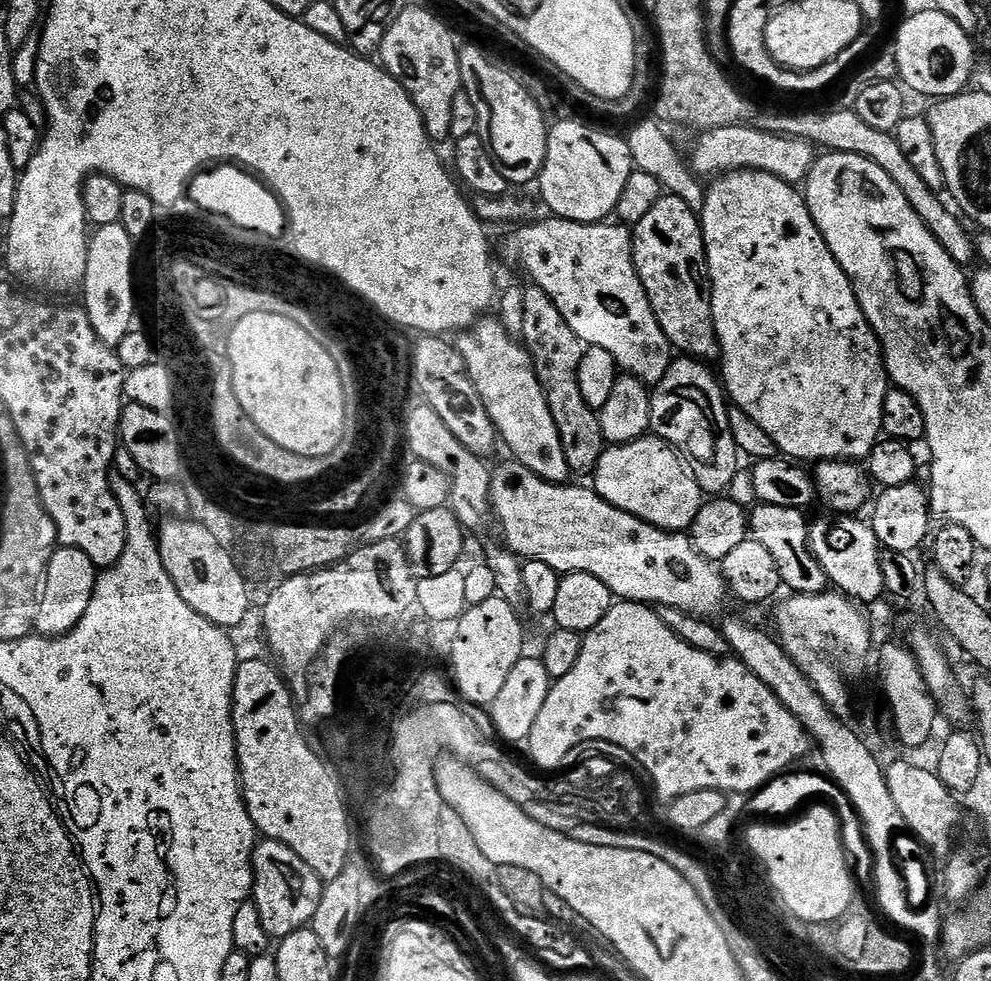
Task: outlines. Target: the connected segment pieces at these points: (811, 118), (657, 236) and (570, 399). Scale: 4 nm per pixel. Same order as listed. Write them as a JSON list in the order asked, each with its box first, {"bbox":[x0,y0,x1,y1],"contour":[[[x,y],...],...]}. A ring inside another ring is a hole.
[{"bbox":[764,108,974,266],"contour":[[[850,108],[822,114],[810,112],[800,116],[776,116],[765,121],[764,126],[769,132],[785,136],[800,136],[803,140],[808,140],[817,147],[833,152],[858,154],[874,161],[882,170],[886,171],[886,174],[894,178],[894,182],[902,190],[902,194],[906,195],[906,200],[910,202],[910,206],[922,218],[931,233],[938,238],[939,244],[947,253],[962,266],[968,265],[970,258],[972,259],[974,244],[971,234],[969,236],[958,220],[959,215],[955,211],[950,212],[945,204],[939,200],[941,197],[930,190],[926,186],[926,182],[915,173],[914,168],[903,154],[902,148],[898,146],[893,133],[875,130],[872,126],[867,126],[866,122],[862,118],[858,118],[856,112]]]},{"bbox":[632,193,720,358],"contour":[[[670,193],[662,194],[653,208],[634,226],[632,257],[634,266],[638,270],[638,278],[646,290],[646,298],[650,298],[654,318],[658,318],[658,326],[662,326],[662,334],[666,334],[673,349],[688,358],[715,357],[720,351],[720,343],[714,330],[708,259],[704,253],[704,235],[699,215],[690,210],[690,206],[678,196]]]},{"bbox":[520,283,606,473],"contour":[[[529,283],[524,288],[523,325],[520,336],[532,365],[536,371],[538,382],[544,391],[550,414],[554,418],[554,426],[558,426],[558,438],[562,442],[562,452],[569,469],[573,473],[588,472],[595,469],[604,453],[606,441],[602,434],[600,417],[597,409],[586,406],[582,398],[582,390],[578,390],[578,366],[584,357],[585,345],[566,326],[566,318],[562,318],[558,306],[550,302],[550,294],[537,284]]]}]

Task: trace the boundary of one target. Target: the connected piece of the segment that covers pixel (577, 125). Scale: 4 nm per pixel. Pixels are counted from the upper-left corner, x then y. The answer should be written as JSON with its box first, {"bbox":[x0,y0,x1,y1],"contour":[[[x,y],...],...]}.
{"bbox":[538,120,633,224],"contour":[[[560,120],[548,129],[546,158],[538,177],[540,196],[553,217],[599,224],[615,213],[626,178],[633,171],[630,146],[623,135],[611,136],[580,120]]]}

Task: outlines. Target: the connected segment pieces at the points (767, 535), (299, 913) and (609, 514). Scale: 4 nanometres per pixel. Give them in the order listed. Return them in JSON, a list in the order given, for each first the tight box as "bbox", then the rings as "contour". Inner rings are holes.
[{"bbox":[748,503,829,594],"contour":[[[757,503],[755,507],[748,517],[750,536],[770,550],[778,566],[781,585],[792,594],[818,594],[825,591],[829,587],[828,575],[826,570],[822,570],[818,558],[814,558],[812,547],[808,544],[809,517],[804,517],[805,513],[801,509],[790,506]]]},{"bbox":[251,839,325,938],"contour":[[[261,839],[254,851],[252,851],[252,895],[251,899],[258,906],[258,914],[262,918],[262,926],[266,926],[266,934],[269,938],[283,938],[294,934],[294,930],[309,927],[314,918],[314,914],[318,910],[318,902],[322,902],[322,894],[324,893],[325,881],[318,878],[318,874],[314,874],[314,870],[310,870],[310,866],[306,866],[306,862],[302,862],[302,858],[298,858],[298,854],[294,854],[294,850],[290,850],[290,846],[282,846],[282,842],[274,842],[273,840]]]},{"bbox":[492,459,729,618],"contour":[[[508,459],[512,460],[506,461],[505,464],[495,465],[492,468],[492,511],[495,519],[500,519],[500,528],[504,531],[503,543],[511,548],[517,556],[546,562],[546,566],[550,566],[554,571],[561,574],[570,572],[594,574],[594,578],[606,582],[606,586],[612,591],[613,597],[619,598],[621,601],[649,606],[674,607],[703,618],[711,617],[712,608],[718,607],[723,602],[724,596],[729,595],[728,585],[724,583],[724,576],[720,573],[719,567],[713,561],[707,560],[702,554],[698,554],[698,550],[694,550],[691,539],[685,533],[667,532],[661,528],[655,528],[652,524],[646,523],[642,518],[638,518],[626,510],[618,510],[618,506],[603,500],[591,487],[572,488],[573,486],[568,484],[551,484],[542,478],[538,478],[530,470],[526,470],[526,466],[522,466],[519,459]]]}]

